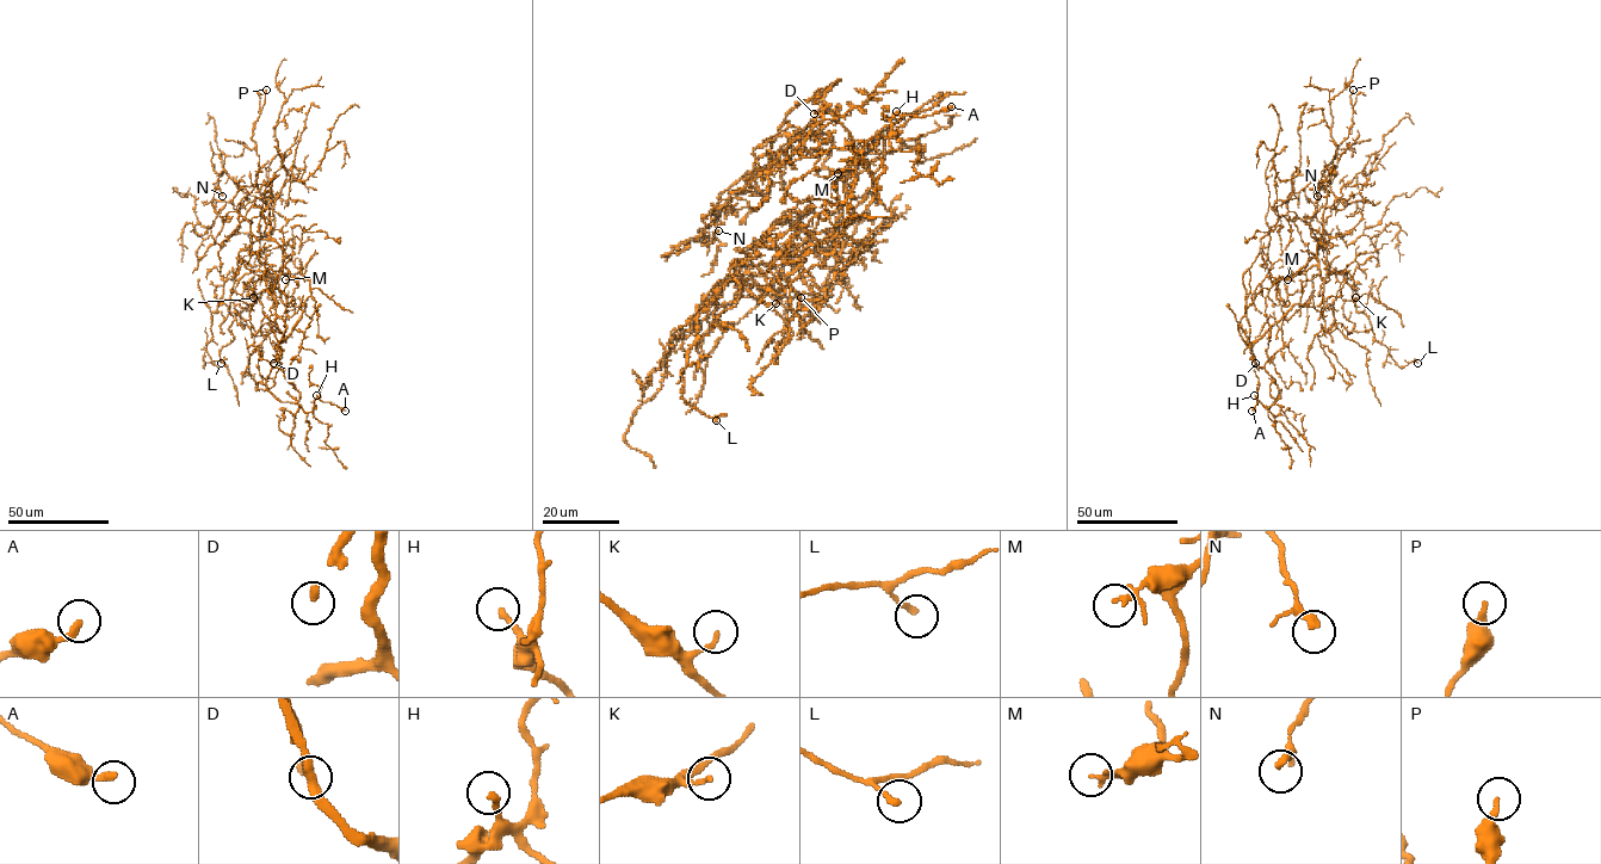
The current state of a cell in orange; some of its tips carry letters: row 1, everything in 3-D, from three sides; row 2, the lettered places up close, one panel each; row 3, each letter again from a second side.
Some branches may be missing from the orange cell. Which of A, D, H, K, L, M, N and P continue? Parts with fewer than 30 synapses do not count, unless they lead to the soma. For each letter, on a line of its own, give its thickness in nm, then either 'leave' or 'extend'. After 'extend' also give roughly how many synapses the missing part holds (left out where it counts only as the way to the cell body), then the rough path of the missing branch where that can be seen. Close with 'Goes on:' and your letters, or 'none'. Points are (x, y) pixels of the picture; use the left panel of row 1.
A: 260 nm thick; leave
D: 240 nm thick; extend; missing branch runs (273, 363), (267, 369), (263, 399), (276, 411), (276, 419)
H: 200 nm thick; extend; about 35 synapses; missing branch runs (316, 395), (321, 378), (339, 380), (345, 369)
K: 160 nm thick; leave
L: 190 nm thick; leave
M: 140 nm thick; leave
N: 220 nm thick; leave
P: 220 nm thick; leave
Goes on: D, H

